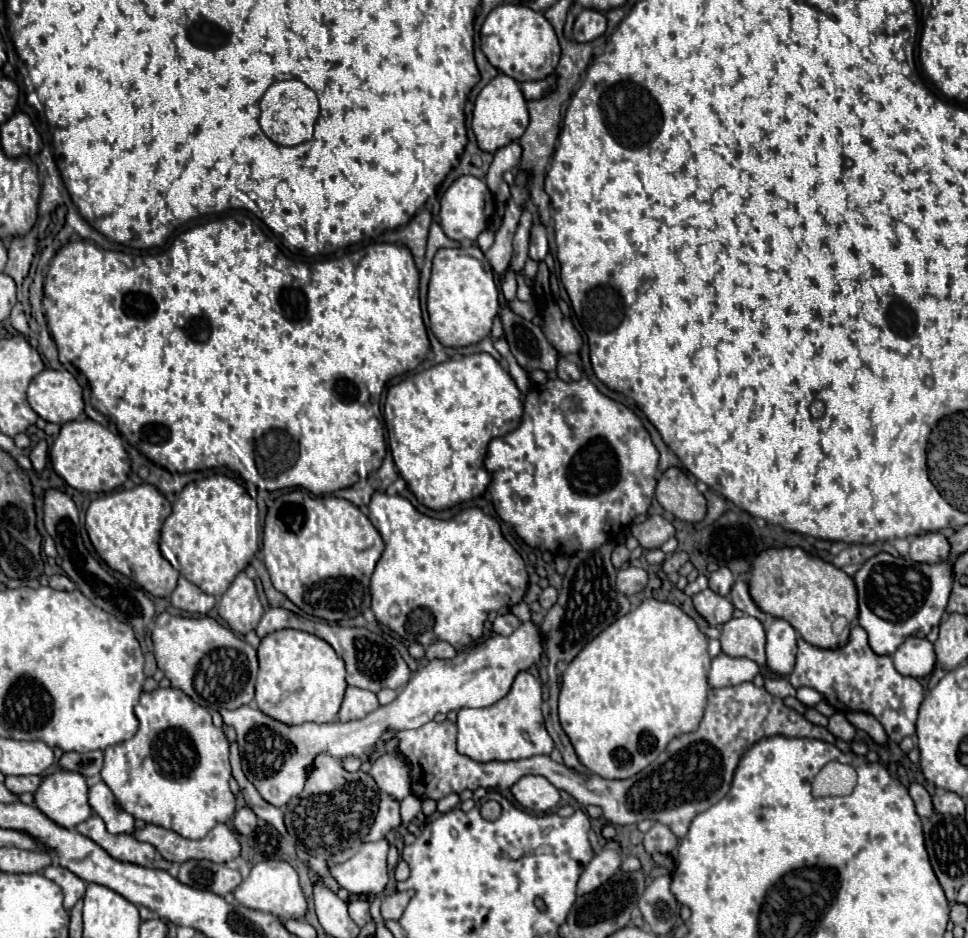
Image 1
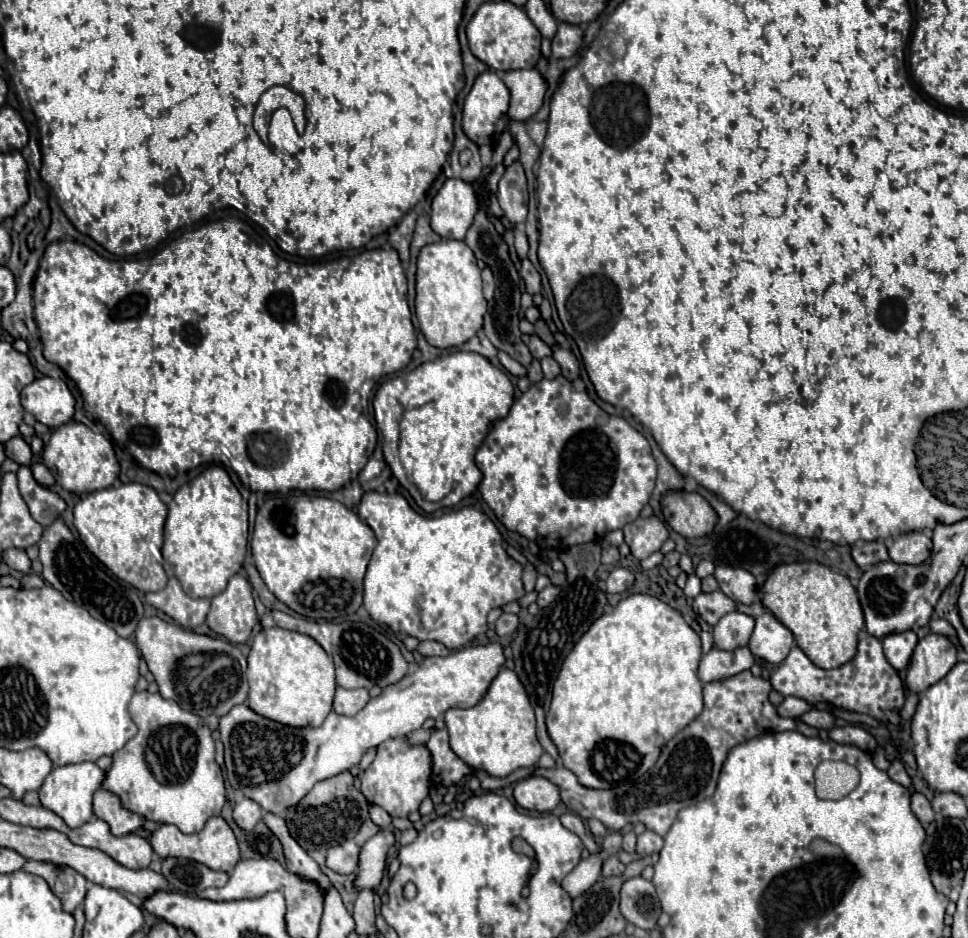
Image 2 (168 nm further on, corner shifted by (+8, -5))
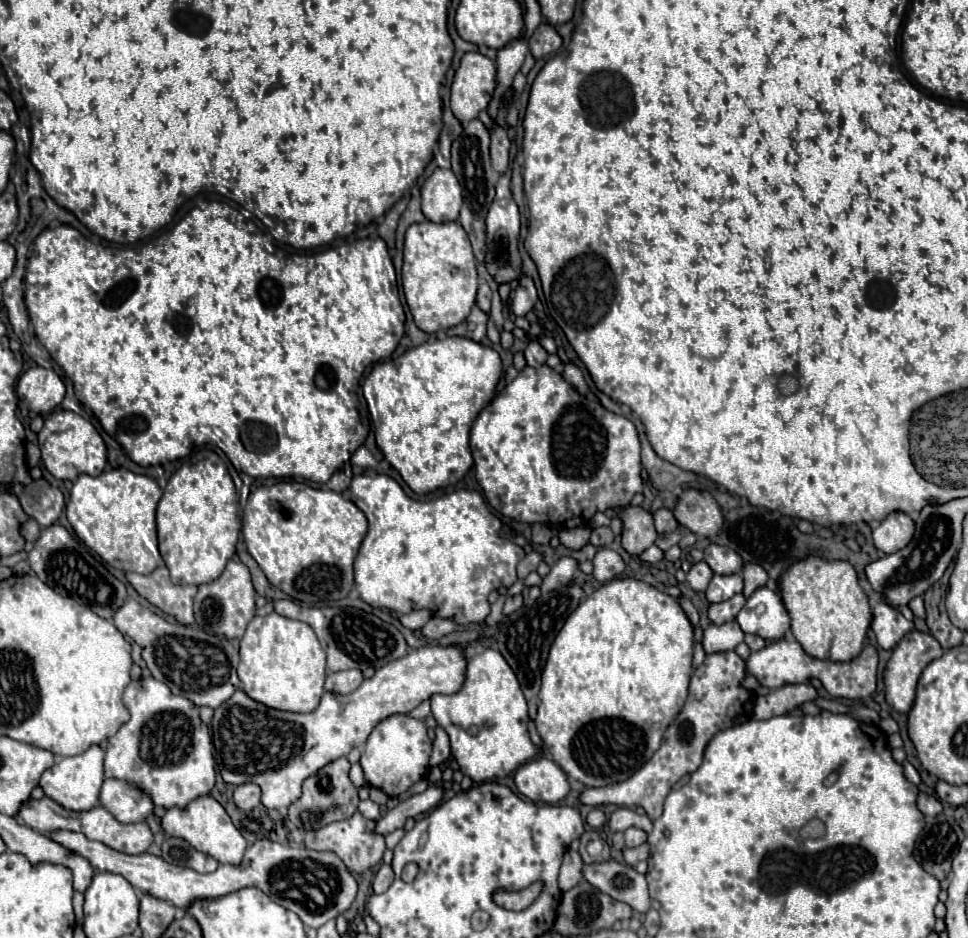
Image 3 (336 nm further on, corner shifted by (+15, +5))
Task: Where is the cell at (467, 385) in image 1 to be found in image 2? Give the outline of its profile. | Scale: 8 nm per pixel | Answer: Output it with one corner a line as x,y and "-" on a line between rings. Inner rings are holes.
456,351
446,357
422,363
418,369
384,381
374,395
374,419
382,433
382,451
388,467
400,485
426,513
452,507
468,497
480,483
482,473
474,463
474,453
486,439
490,425
506,417
514,401
514,387
508,375
478,353

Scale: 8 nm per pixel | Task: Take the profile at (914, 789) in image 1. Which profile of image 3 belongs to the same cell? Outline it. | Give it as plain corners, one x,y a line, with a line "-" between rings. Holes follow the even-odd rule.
921,791
921,793
919,793
917,807
919,807
919,809
921,809
921,813
923,813
923,815
927,815
927,817
935,817
935,815
939,815
939,813
943,811
941,801
939,801
937,797
933,797
933,795
929,795
929,793
925,793
925,791

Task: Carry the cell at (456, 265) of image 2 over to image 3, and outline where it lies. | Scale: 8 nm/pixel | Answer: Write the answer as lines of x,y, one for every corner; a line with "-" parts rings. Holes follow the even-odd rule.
457,221
413,223
405,233
401,281
413,321
425,333
445,331
465,321
477,295
477,259
465,229

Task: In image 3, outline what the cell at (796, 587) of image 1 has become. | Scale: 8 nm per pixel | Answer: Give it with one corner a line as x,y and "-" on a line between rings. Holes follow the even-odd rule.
813,555
809,559
803,559
801,563
793,563
793,567
789,567
789,571
785,571
785,575
781,577
781,597
791,617
791,631
809,655
817,659
827,659
829,655
829,661
851,661
863,651
873,613
869,607
869,597
861,589
857,573
849,563
823,561

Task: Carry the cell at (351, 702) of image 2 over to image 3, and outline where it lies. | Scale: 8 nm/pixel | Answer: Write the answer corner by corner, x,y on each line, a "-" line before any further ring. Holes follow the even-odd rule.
359,669
329,673
327,679
325,679
325,689
337,691
337,693
349,693
349,691
355,691
361,685
361,679
363,679
363,675
361,675

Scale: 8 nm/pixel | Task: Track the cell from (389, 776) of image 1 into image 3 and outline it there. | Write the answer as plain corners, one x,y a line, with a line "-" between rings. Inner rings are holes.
391,715
383,719
369,735
363,755
361,767
365,771
365,779
371,787
385,791
389,797
397,797
405,793
413,783
423,779
429,771
429,755
431,755
431,739
427,735
427,727
423,721
413,719
409,715

